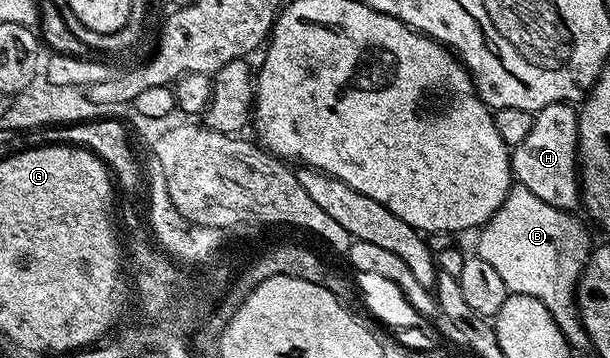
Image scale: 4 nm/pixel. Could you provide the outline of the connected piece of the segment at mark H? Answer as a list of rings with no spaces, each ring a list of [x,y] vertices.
[[[554,103],[545,105],[545,109],[534,112],[533,129],[529,129],[525,141],[511,151],[511,173],[518,186],[529,189],[529,193],[537,193],[545,205],[553,205],[562,211],[574,212],[581,203],[579,186],[579,113],[570,103]]]

